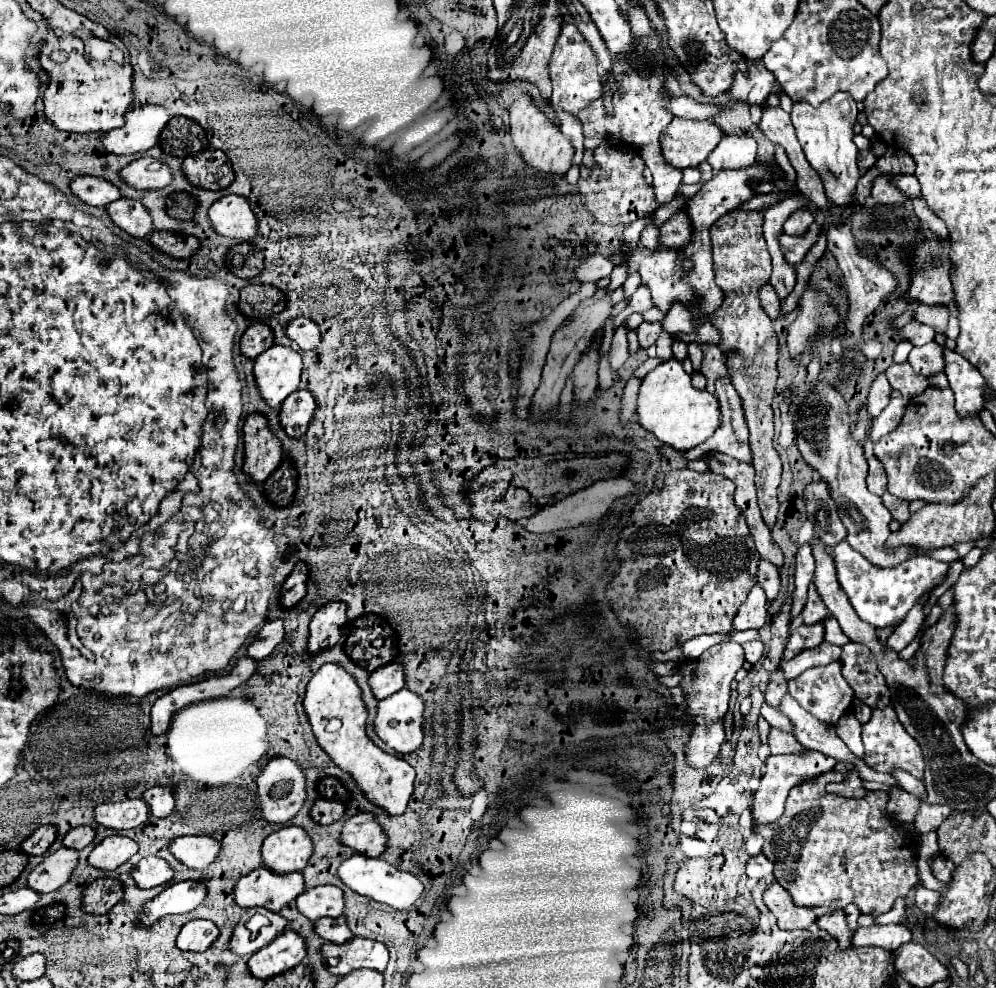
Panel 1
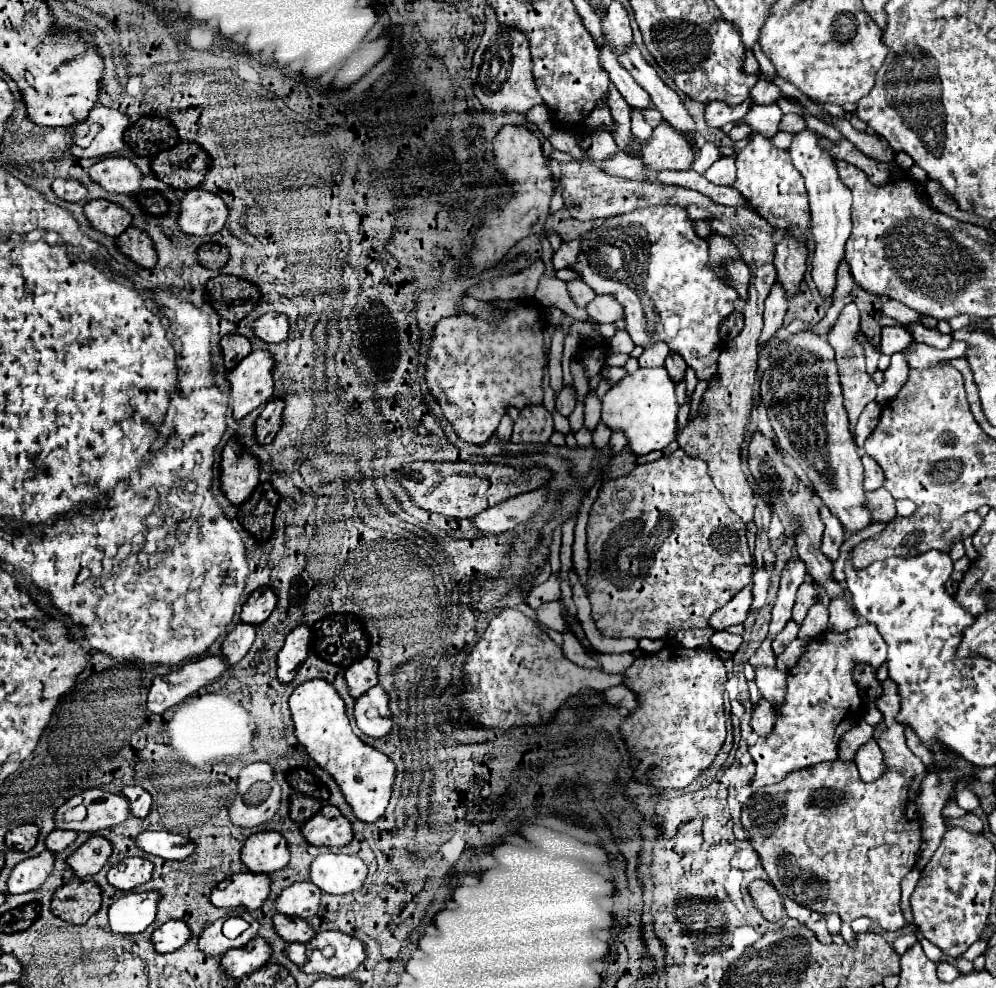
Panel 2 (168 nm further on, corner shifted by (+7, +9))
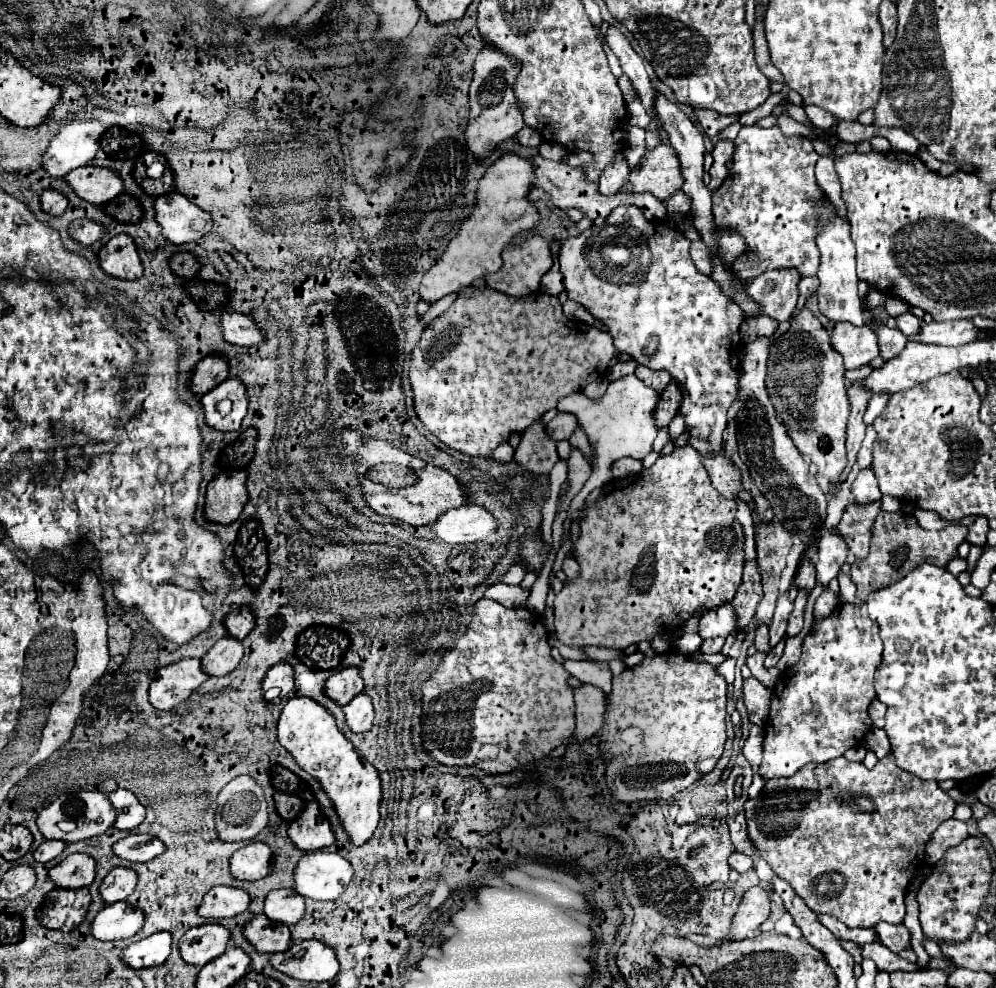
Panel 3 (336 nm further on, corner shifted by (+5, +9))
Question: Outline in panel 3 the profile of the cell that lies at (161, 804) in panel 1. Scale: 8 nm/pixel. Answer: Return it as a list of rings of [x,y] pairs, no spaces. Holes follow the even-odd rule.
[[[116,789],[108,795],[114,809],[118,811],[118,819],[114,823],[116,829],[136,829],[146,815],[144,805],[136,799],[136,795],[128,789]]]

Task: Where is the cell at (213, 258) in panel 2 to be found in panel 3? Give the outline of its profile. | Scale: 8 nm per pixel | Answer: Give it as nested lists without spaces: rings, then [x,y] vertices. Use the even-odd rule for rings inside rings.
[[[180,251],[170,259],[170,267],[172,267],[172,273],[176,273],[178,277],[192,279],[198,275],[202,265],[198,263],[198,259],[190,251]]]

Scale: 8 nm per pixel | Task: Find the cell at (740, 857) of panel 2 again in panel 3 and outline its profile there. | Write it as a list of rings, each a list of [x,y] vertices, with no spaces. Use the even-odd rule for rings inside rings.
[[[734,851],[732,855],[730,855],[730,867],[732,869],[736,869],[738,873],[744,873],[744,871],[748,871],[748,869],[752,869],[752,857],[748,857],[746,853],[738,853],[738,851]]]

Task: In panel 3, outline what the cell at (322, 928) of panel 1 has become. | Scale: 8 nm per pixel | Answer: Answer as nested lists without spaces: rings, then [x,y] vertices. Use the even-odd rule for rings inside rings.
[[[264,913],[256,915],[252,923],[244,927],[244,935],[260,953],[282,953],[292,947],[290,929],[284,923],[274,923],[266,919]]]

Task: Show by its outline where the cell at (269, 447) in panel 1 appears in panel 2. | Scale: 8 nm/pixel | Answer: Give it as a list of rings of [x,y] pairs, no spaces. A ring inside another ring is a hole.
[[[230,439],[220,461],[220,489],[232,505],[242,505],[258,485],[260,463],[240,449],[238,439]]]

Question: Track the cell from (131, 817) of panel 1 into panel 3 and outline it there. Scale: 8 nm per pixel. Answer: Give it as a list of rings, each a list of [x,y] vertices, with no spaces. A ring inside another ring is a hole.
[[[80,791],[80,793],[66,793],[66,795],[60,795],[52,805],[48,805],[36,819],[38,823],[38,829],[40,833],[44,835],[44,839],[62,839],[66,843],[74,843],[74,841],[82,841],[82,839],[90,839],[90,837],[96,837],[96,835],[102,835],[104,831],[108,831],[116,821],[116,809],[112,807],[110,799],[104,795],[104,793],[98,793],[98,791]],[[86,817],[88,823],[80,825],[76,831],[72,833],[64,833],[58,829],[58,821],[60,819],[74,819],[80,823],[80,819]]]

